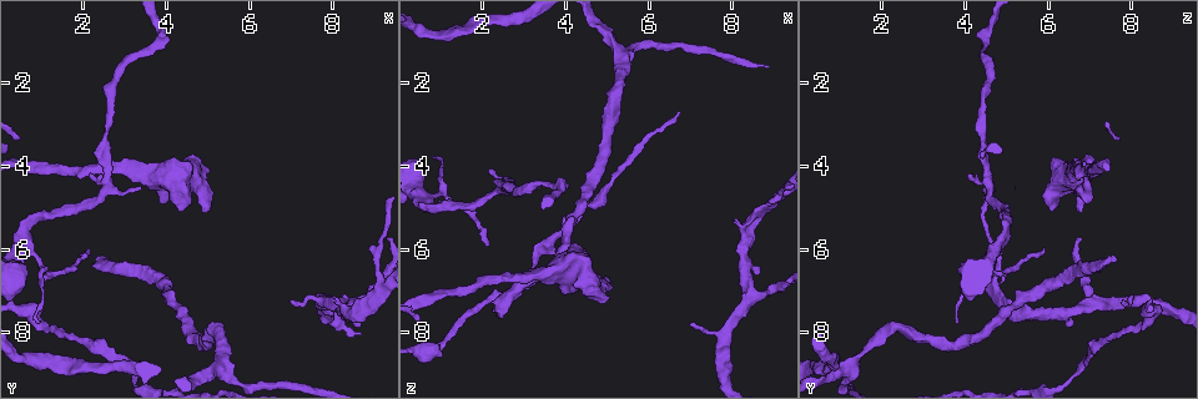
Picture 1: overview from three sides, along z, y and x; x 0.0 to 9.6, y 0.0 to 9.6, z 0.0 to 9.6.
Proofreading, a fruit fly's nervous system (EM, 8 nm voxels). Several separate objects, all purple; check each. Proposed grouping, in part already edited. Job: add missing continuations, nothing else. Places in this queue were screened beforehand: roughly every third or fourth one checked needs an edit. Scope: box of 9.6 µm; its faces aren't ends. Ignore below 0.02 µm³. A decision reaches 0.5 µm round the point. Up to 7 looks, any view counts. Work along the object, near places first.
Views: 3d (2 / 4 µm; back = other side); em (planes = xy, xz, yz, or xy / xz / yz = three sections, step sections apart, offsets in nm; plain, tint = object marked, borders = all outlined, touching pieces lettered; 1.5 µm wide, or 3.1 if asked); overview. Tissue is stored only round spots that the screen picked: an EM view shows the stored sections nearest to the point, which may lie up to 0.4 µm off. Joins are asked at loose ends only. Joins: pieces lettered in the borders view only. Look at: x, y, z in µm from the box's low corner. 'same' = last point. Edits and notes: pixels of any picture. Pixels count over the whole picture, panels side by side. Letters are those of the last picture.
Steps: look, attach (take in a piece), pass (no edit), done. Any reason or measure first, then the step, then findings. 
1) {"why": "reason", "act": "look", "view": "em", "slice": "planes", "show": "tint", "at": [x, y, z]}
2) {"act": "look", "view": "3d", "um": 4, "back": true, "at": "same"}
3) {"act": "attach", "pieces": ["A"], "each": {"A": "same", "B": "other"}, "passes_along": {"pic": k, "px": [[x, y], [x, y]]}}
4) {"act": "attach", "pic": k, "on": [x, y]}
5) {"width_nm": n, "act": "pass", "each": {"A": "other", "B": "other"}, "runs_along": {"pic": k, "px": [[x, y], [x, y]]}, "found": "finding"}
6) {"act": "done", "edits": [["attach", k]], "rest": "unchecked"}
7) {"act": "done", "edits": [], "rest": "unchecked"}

{"act": "look", "view": "em", "slice": "xz", "step": 4, "show": "plain", "at": [8.65, 7.85, 6.65]}

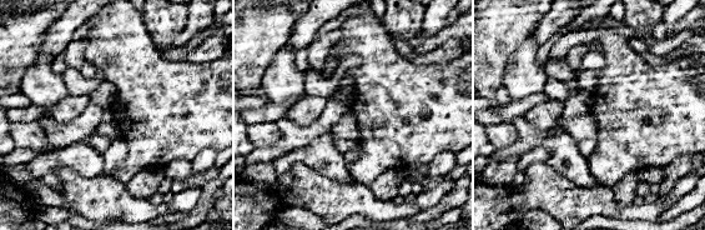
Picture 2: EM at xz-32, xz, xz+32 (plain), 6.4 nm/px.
{"why": "what lies round it", "act": "look", "view": "em", "slice": "xz", "step": 4, "show": "borders", "at": "same"}

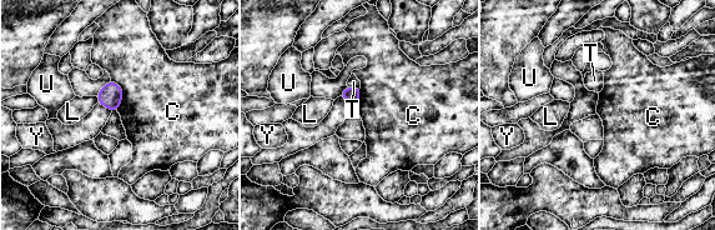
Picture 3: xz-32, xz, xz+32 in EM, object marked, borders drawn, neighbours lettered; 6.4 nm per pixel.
{"act": "pass", "each": {"C": "other", "L": "other", "T": "other", "U": "other", "Y": "other"}, "border": {"pic": 3, "px": [[111, 80], [122, 93], [116, 110]]}, "found": "no lettered piece goes on from it"}

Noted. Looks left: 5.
{"why": "free end", "act": "look", "view": "3d", "um": 2, "at": [2.35, 6.20, 7.60]}

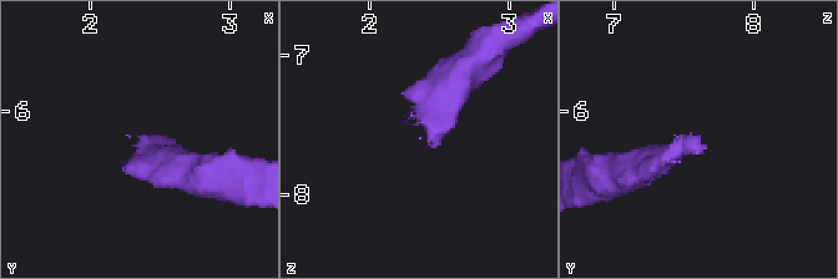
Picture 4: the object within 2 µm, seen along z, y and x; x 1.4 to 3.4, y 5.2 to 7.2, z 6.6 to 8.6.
{"why": "need the tissue", "act": "look", "view": "em", "slice": "planes", "show": "borders", "at": [2.44, 6.26, 7.64]}

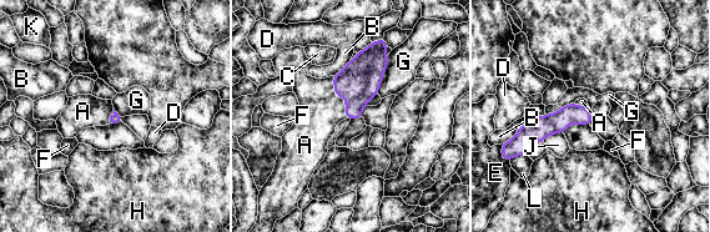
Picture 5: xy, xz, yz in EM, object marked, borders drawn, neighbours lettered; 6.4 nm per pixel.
{"longest_contact_nm": ["A", 280], "act": "attach", "pieces": ["A"], "each": {"A": "same", "B": "other", "C": "other", "D": "other", "E": "other", "F": "other", "G": "other", "H": "other", "J": "other", "K": "other", "L": "other"}, "passes_along": {"pic": 5, "px": [[359, 80], [342, 96], [320, 111]]}, "found": "it goes on there"}

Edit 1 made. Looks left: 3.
{"why": "thick end", "act": "look", "view": "em", "slice": "yz", "step": 4, "show": "tint", "at": [4.35, 5.10, 6.10]}

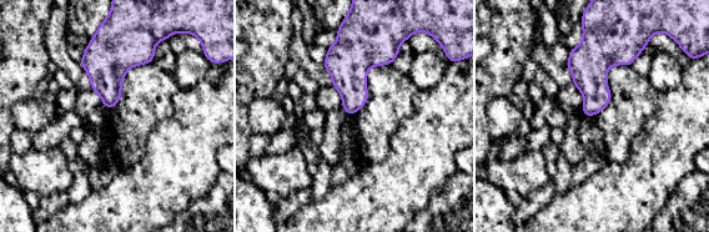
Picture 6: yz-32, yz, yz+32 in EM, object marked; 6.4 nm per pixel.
{"act": "look", "view": "em", "slice": "planes", "show": "borders", "at": "same"}

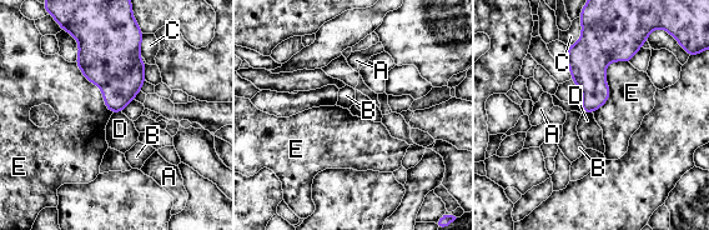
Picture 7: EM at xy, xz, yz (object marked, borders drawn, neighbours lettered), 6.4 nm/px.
{"act": "pass", "each": {"A": "other", "B": "other", "C": "other", "D": "other", "E": "other"}, "border": {"pic": 7, "px": [[121, 111], [112, 114]]}, "found": "no lettered piece goes on from it"}

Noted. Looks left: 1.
{"act": "done", "edits": [["attach", 5]], "rest": "unchecked"}

